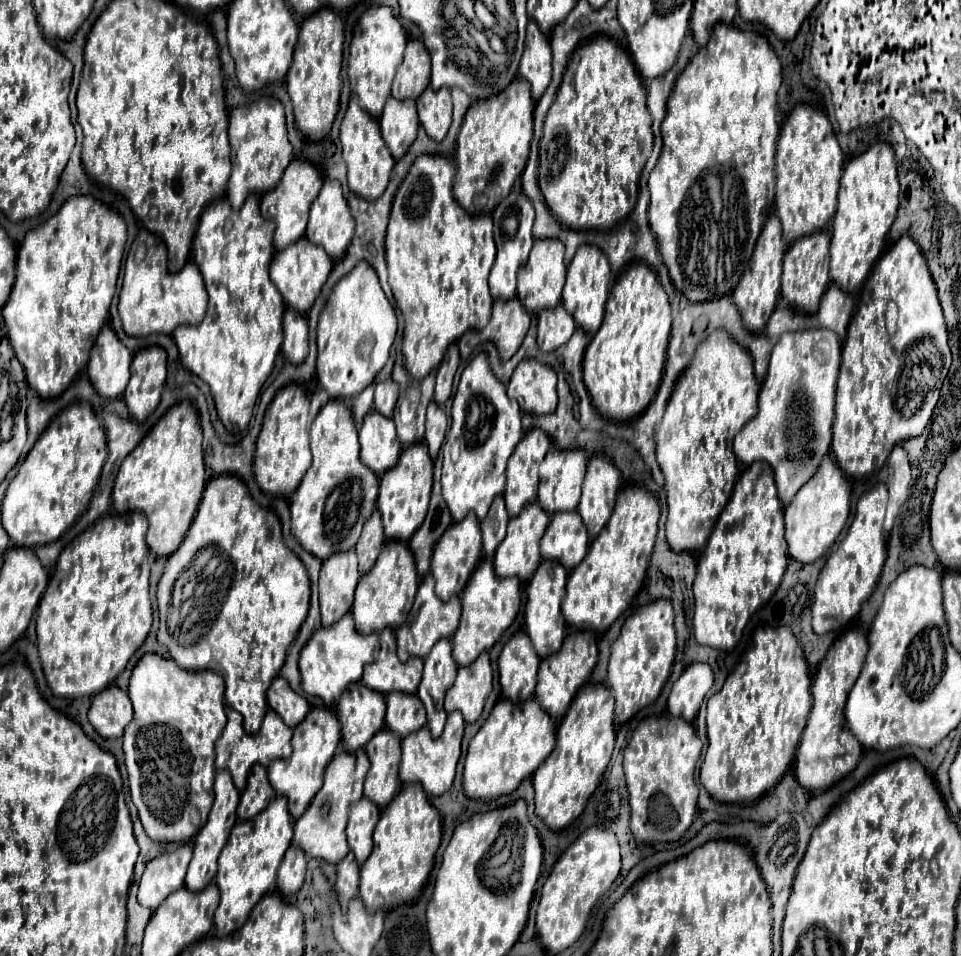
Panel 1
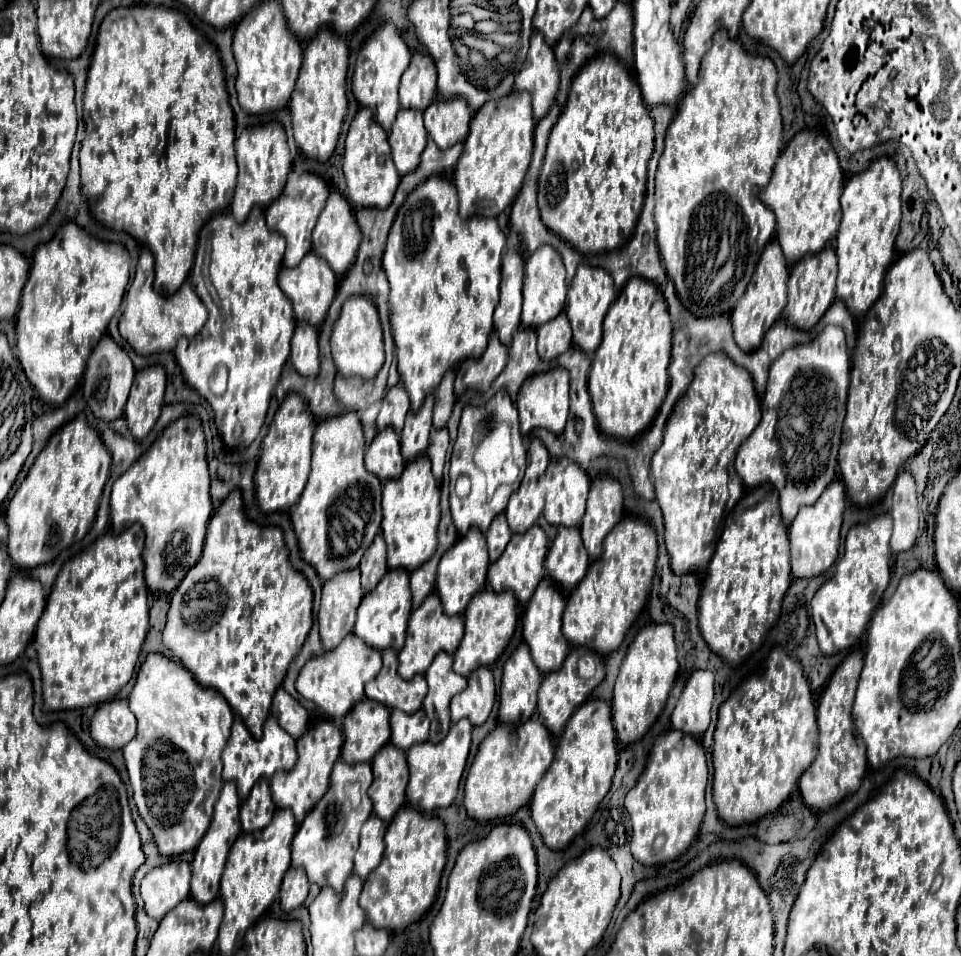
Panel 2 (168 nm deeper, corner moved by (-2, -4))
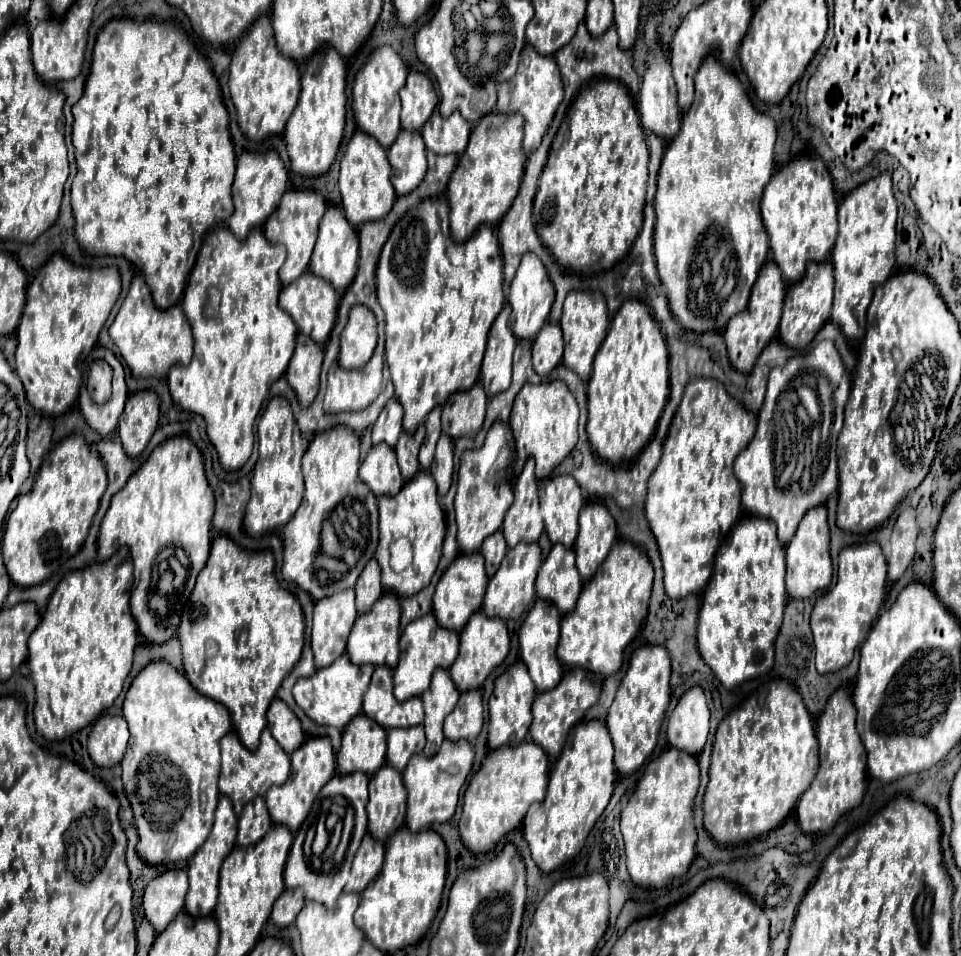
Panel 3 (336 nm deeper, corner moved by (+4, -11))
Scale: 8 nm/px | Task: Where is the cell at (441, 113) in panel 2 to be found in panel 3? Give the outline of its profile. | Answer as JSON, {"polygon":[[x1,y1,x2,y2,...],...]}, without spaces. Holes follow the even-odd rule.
{"polygon":[[436,110,428,124,422,128,422,138,428,150,434,154,462,154,466,150,470,138,472,124,454,112,452,116,444,118]]}

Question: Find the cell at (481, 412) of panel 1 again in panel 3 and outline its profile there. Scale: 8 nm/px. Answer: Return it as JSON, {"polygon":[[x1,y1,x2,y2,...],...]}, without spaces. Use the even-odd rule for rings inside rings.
{"polygon":[[496,424,496,428,492,428,492,432,488,432,486,436,486,444,480,450,468,450,462,456,462,466,460,466,460,478,458,478,458,492,456,492,456,500,454,500,454,508,456,508,456,522,458,522,458,544,462,552,476,552,480,550,480,544,484,542,486,536,494,534,504,520,504,512,508,510,508,504,512,500,494,500,498,496,498,488,502,484,504,478,490,478,490,468,504,444,508,444,512,438,510,428,504,424]]}

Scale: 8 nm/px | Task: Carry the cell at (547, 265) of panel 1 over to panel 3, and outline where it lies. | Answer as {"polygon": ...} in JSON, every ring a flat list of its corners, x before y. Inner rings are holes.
{"polygon":[[524,256,520,262,520,268,516,272,516,278,510,284,510,294,508,294,508,304,512,308,510,312,510,330,518,340,534,340,540,328,548,320,548,312,552,308,554,292,552,292,552,282,548,280,548,274,544,272,544,266,536,256]]}

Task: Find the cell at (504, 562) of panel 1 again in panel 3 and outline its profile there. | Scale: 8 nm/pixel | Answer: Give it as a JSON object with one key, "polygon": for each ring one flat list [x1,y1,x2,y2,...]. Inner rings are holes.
{"polygon":[[518,544,516,548,508,550,508,556,504,558,504,564,500,566,500,572,490,578,488,592,484,596,484,608,482,612,490,618,502,618,502,620,518,620,534,602,534,582,536,572,540,568,542,556,540,546,534,544]]}

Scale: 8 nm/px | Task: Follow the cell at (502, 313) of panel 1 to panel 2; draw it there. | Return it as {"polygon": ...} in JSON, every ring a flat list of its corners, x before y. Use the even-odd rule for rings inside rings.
{"polygon":[[492,331,490,341,482,357,466,359,456,369,456,395,468,387,488,389,488,385,504,371,510,359,510,345,502,343,498,333]]}

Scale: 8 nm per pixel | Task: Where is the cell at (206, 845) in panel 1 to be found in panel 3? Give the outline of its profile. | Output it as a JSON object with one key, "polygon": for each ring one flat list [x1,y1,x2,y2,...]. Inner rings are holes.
{"polygon":[[222,796,216,808,216,820,214,820,214,828,210,832,210,836,206,838,206,842,200,846,200,850,192,856,190,866,188,866,188,878,190,878,190,888,186,894,186,912,190,916,210,916,214,912,214,906,218,902,218,882,220,882,220,866,224,862,224,858,232,852,232,848,236,846,236,814,232,808,232,802,228,800,228,796]]}

